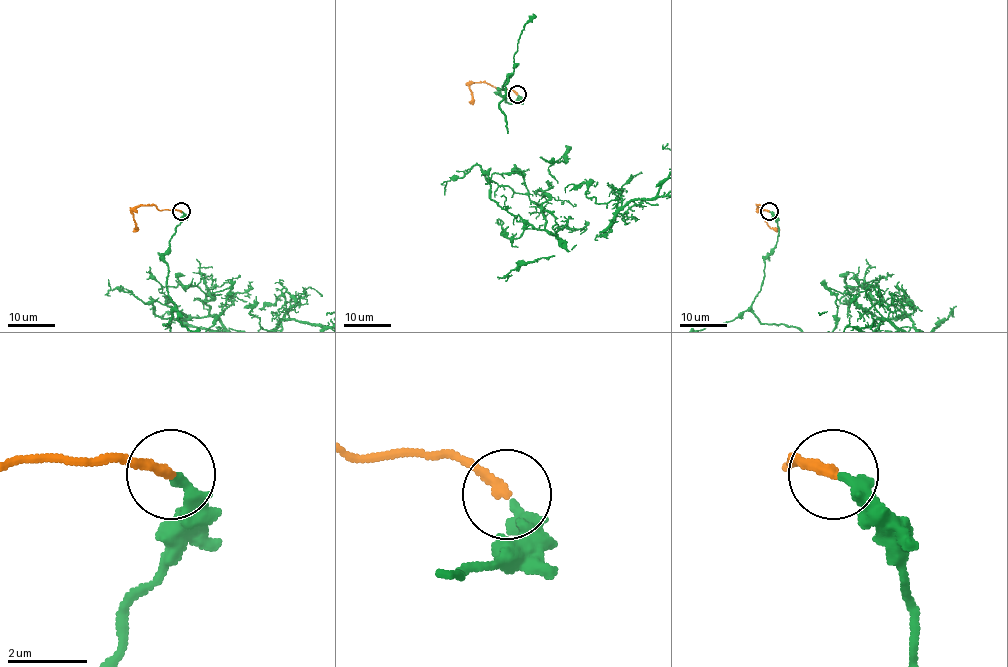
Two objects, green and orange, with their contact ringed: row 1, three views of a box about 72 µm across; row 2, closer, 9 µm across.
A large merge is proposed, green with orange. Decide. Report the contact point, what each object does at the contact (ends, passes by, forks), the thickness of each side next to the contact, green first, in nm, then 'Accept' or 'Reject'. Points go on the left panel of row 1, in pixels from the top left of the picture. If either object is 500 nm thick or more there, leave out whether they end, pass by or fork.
Place: (181, 211). At the ring green ends. At the ring orange ends. Thickness 340 nm (green) against 240 nm. Accept

